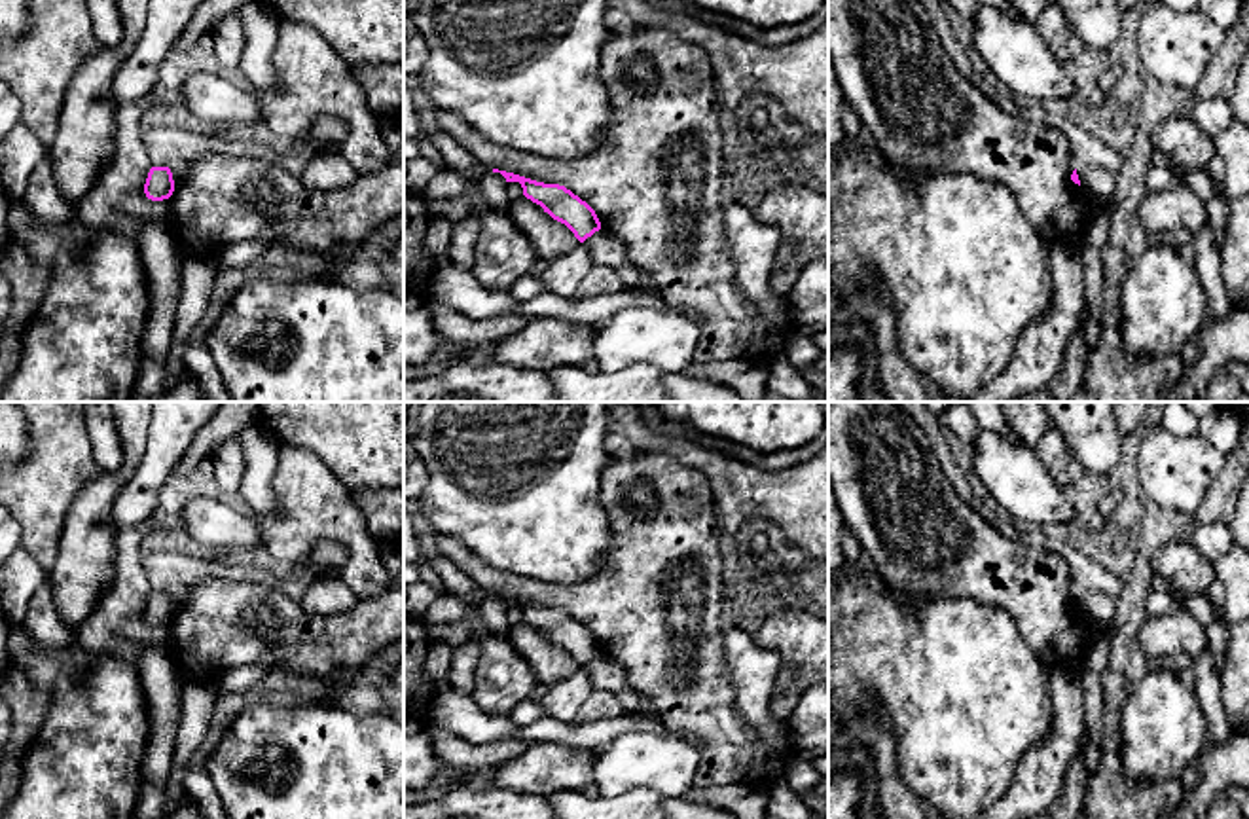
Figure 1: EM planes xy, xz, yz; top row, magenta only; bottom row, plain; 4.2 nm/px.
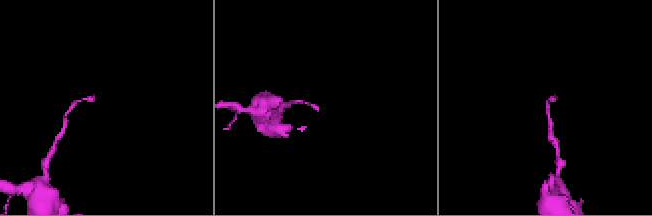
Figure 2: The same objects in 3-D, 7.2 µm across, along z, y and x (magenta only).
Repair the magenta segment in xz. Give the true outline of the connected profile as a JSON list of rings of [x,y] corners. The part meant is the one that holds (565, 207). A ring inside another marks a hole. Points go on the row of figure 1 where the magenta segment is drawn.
[[[498,169],[493,173],[500,173],[506,182],[519,182],[523,195],[540,205],[553,220],[565,224],[580,243],[601,229],[595,210],[565,186],[536,182]]]

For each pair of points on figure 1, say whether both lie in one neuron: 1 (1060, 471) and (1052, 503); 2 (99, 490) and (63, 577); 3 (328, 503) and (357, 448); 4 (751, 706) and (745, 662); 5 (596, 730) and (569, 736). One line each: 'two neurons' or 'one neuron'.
1: two neurons
2: one neuron
3: two neurons
4: one neuron
5: one neuron

